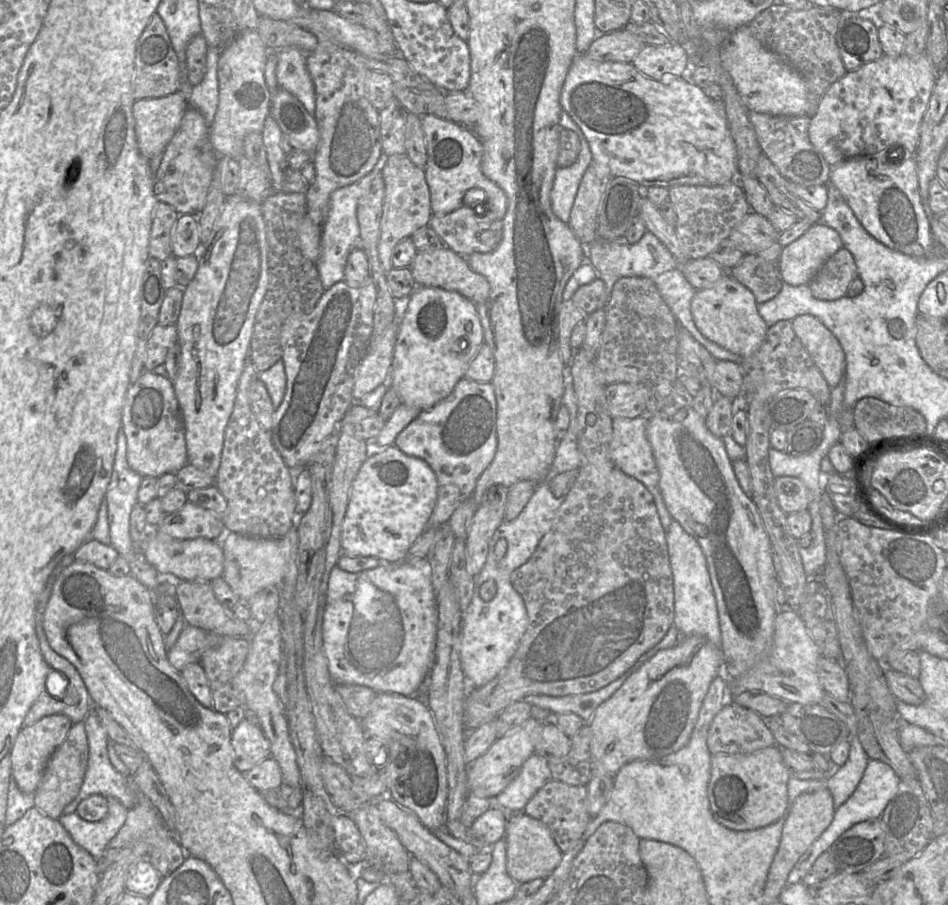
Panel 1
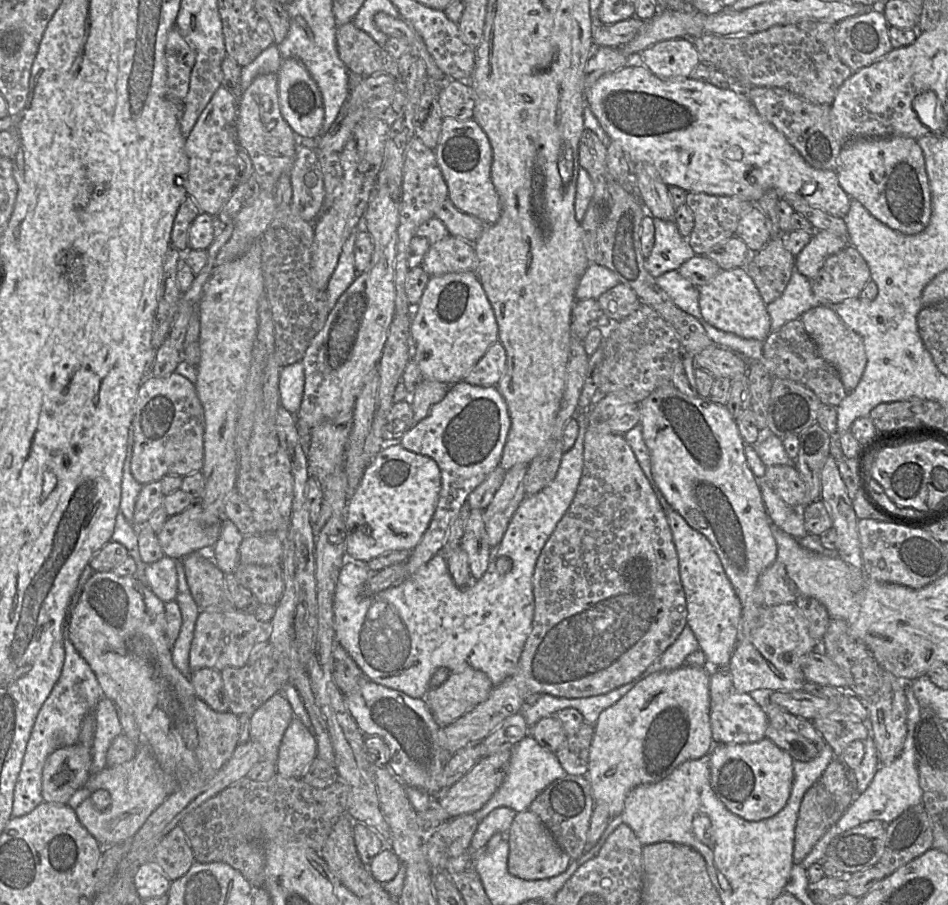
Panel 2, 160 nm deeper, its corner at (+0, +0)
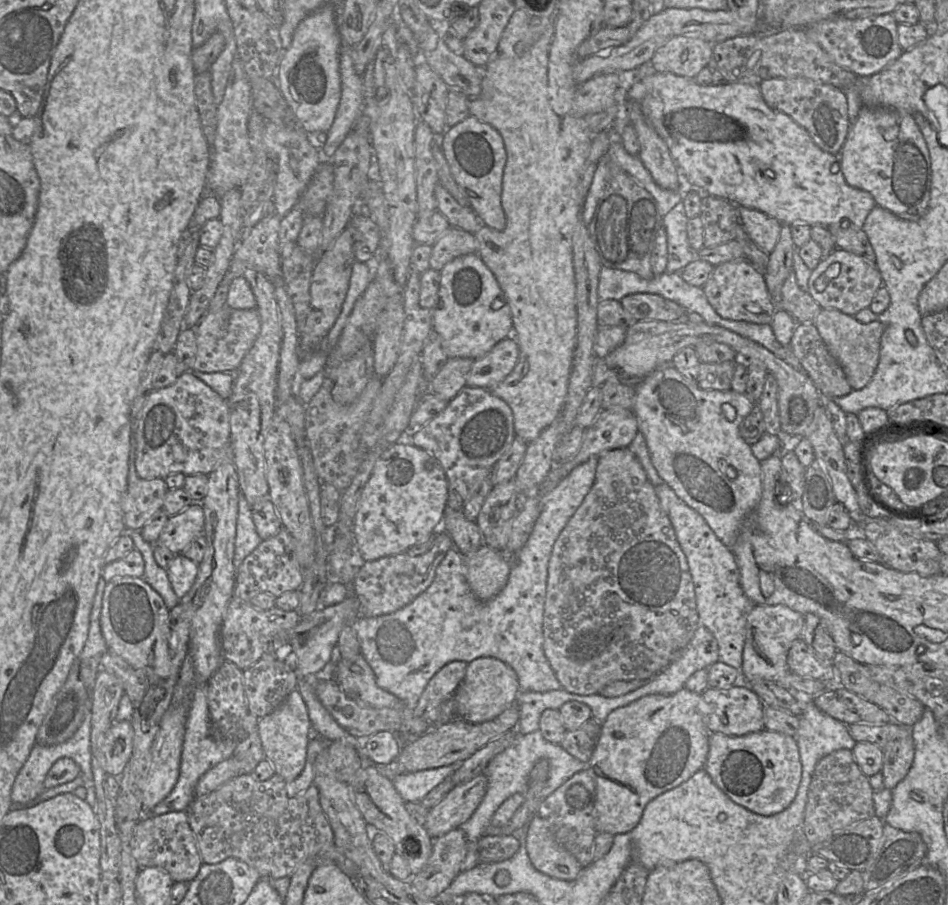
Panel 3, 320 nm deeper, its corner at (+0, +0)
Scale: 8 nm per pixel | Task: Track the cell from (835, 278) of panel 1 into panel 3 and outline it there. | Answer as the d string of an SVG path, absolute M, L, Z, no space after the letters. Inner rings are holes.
M837 248L824 256L818 266L812 270L807 292L822 309L838 310L854 316L860 310L870 306L881 286L883 286L883 280L875 264L856 254Z

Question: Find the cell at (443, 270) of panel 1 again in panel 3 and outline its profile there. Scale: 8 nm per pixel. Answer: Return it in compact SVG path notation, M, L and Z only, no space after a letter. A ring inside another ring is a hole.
M450 227L432 246L430 269L441 271L455 258L478 252L478 241L474 234Z

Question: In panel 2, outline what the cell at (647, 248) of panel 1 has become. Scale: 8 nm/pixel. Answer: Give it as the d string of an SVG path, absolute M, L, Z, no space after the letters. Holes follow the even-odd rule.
M653 219L655 243L644 266L656 279L666 272L678 270L685 261L693 257L694 252L687 239L680 235L675 221Z

